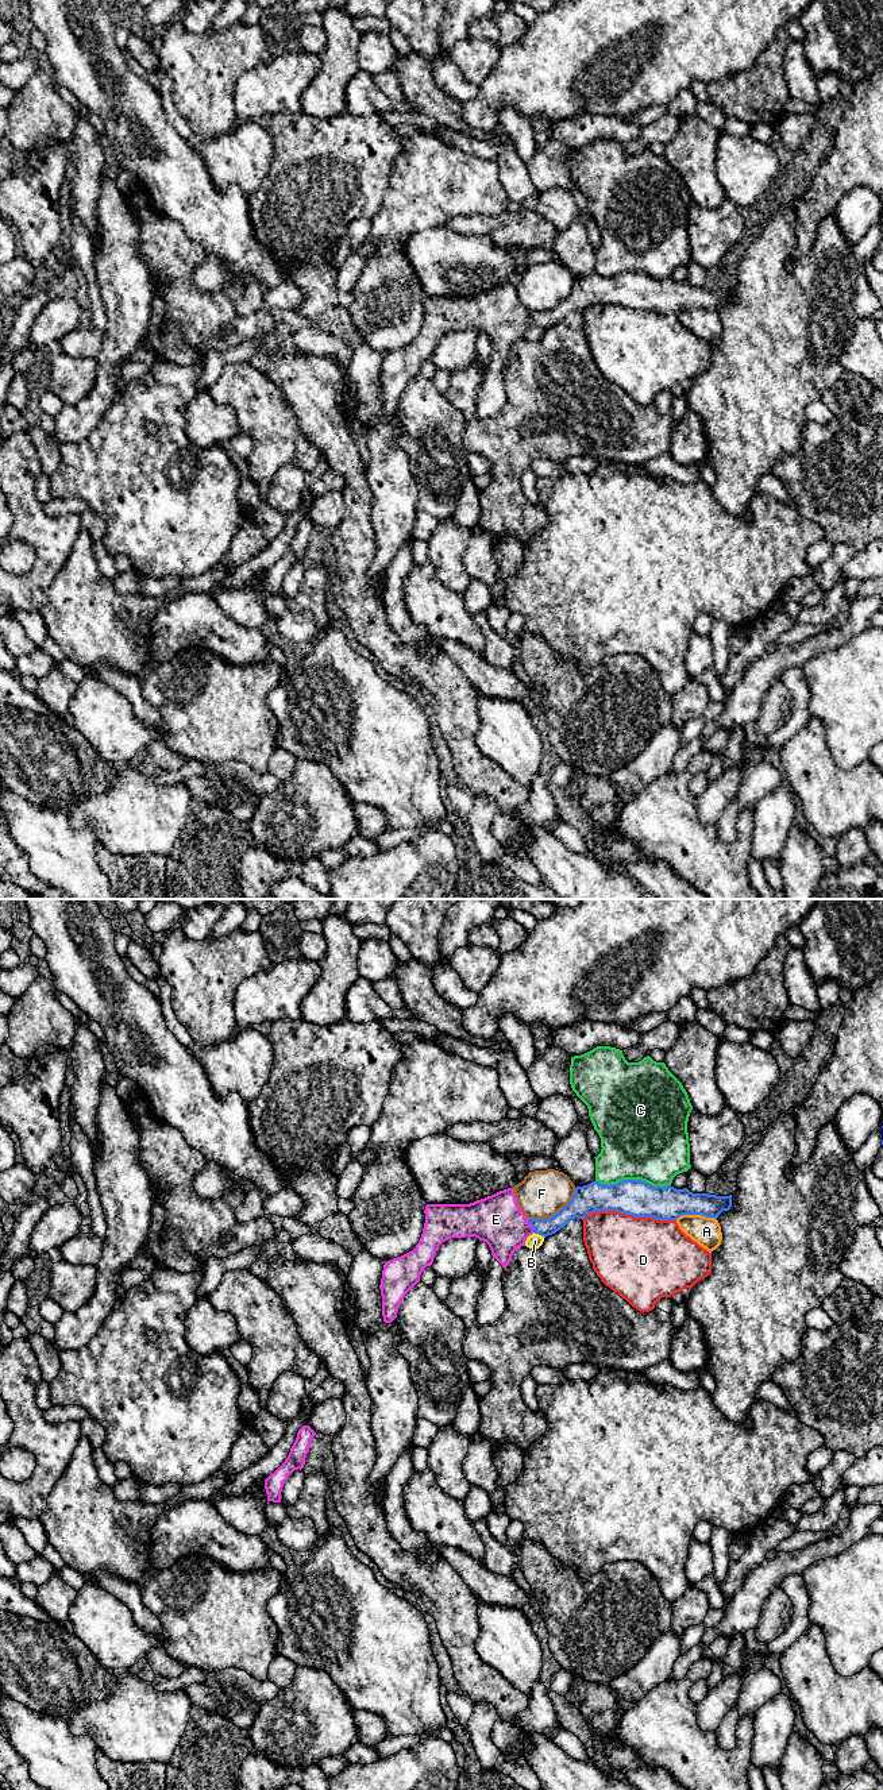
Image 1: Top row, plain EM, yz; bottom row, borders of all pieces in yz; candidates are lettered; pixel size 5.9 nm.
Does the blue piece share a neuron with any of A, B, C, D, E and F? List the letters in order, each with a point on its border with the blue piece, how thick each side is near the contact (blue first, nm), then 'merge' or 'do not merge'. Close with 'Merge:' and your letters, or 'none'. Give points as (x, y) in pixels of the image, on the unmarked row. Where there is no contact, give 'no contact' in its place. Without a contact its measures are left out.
A: contact yz (696, 307); calibres 200 and 180 nm; do not merge
B: contact yz (539, 327); calibres 110 and 90 nm; do not merge
C: contact yz (633, 273); calibres 220 and 480 nm; do not merge
D: contact yz (629, 307); calibres 220 and 460 nm; do not merge
E: contact yz (531, 317); calibres 110 and 300 nm; merge
F: contact yz (556, 307); calibres 170 and 280 nm; do not merge
Merge: E

